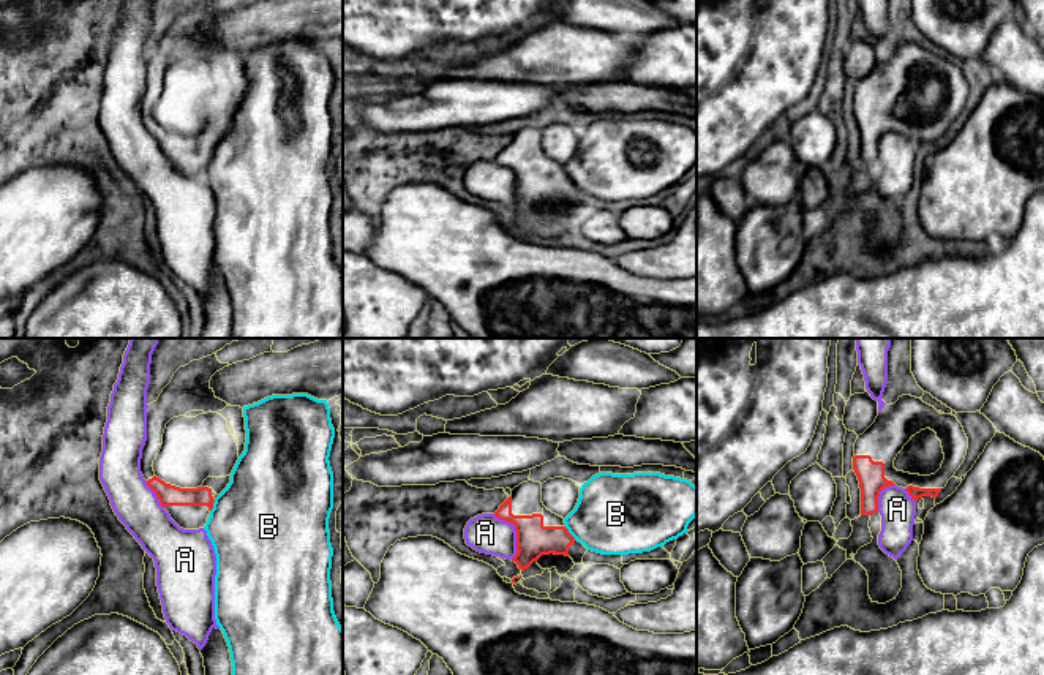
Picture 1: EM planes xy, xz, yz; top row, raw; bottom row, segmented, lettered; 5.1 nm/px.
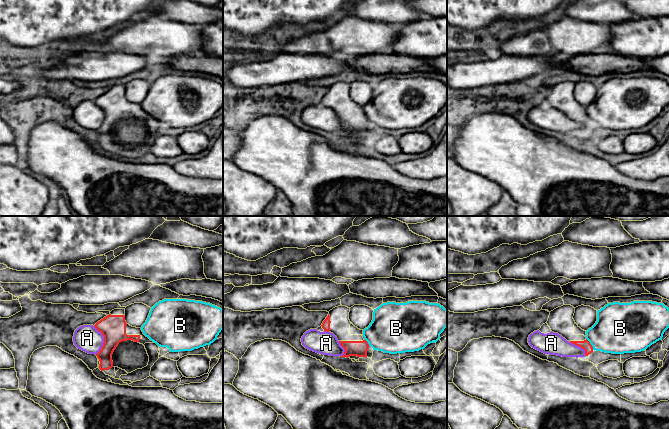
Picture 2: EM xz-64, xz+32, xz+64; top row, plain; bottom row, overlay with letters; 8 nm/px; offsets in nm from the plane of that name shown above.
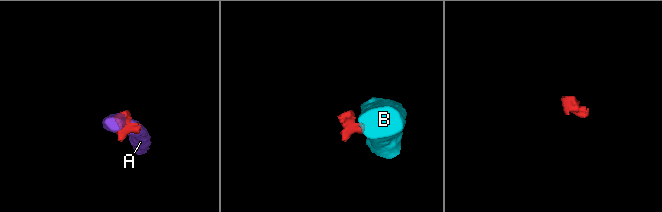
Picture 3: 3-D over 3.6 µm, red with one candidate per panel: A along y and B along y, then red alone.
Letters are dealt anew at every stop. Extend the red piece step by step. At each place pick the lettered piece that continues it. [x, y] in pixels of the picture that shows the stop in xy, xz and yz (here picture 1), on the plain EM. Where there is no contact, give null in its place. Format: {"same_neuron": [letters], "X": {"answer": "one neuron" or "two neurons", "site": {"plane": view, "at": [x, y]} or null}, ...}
{"same_neuron": [], "A": {"answer": "two neurons", "site": {"plane": "xz", "at": [515, 176]}}, "B": {"answer": "two neurons", "site": {"plane": "xy", "at": [214, 147]}}}

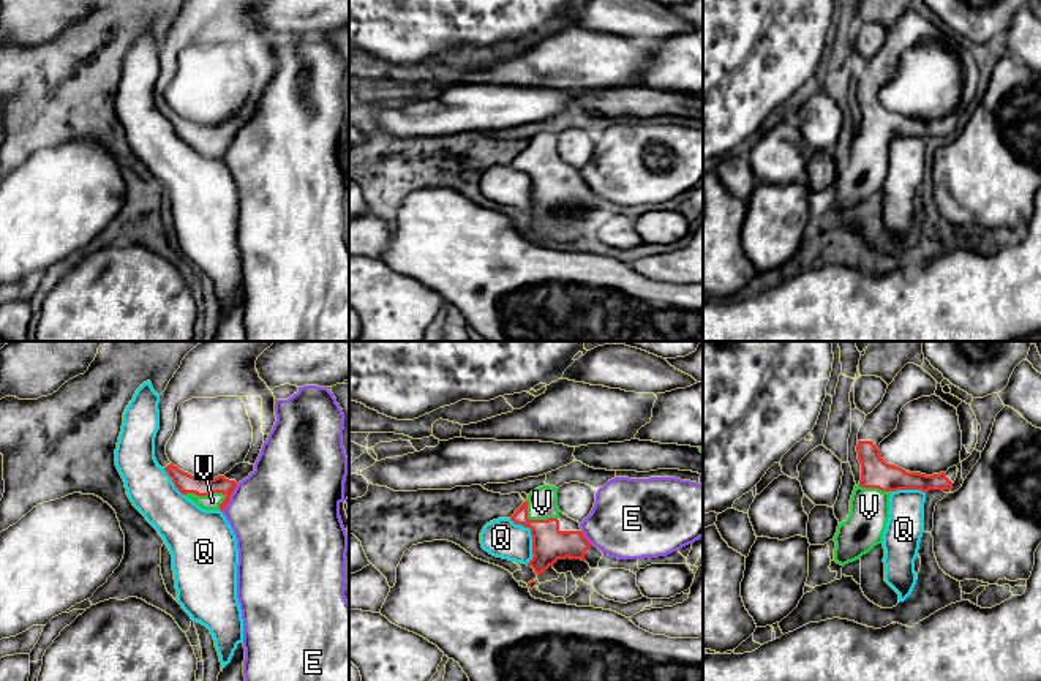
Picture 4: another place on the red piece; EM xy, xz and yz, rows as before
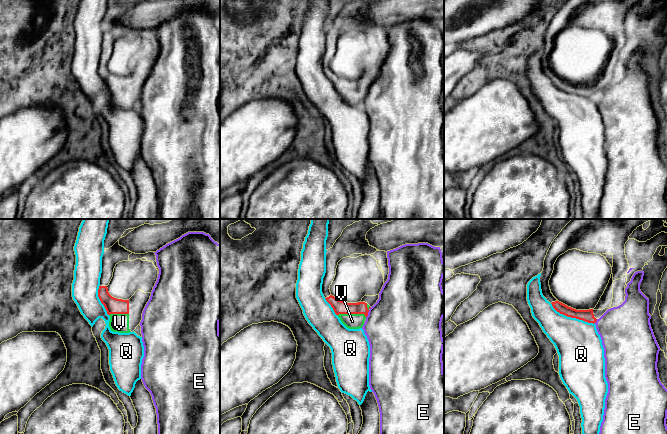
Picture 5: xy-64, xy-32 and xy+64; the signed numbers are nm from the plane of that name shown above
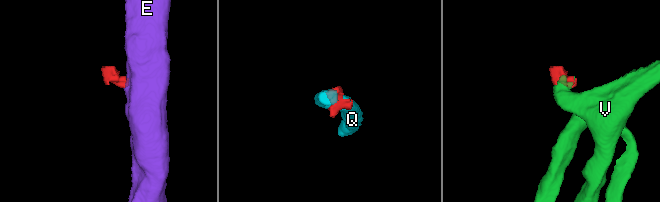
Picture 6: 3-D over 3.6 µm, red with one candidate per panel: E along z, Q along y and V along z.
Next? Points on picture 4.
{"same_neuron": ["V"], "E": {"answer": "two neurons", "site": {"plane": "xy", "at": [229, 144]}}, "Q": {"answer": "two neurons", "site": {"plane": "xz", "at": [531, 180]}}, "V": {"answer": "one neuron", "site": {"plane": "xy", "at": [206, 141]}}}

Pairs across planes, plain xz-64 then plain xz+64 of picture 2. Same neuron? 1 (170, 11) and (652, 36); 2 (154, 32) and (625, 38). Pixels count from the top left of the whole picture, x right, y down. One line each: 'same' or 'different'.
1: different
2: different

